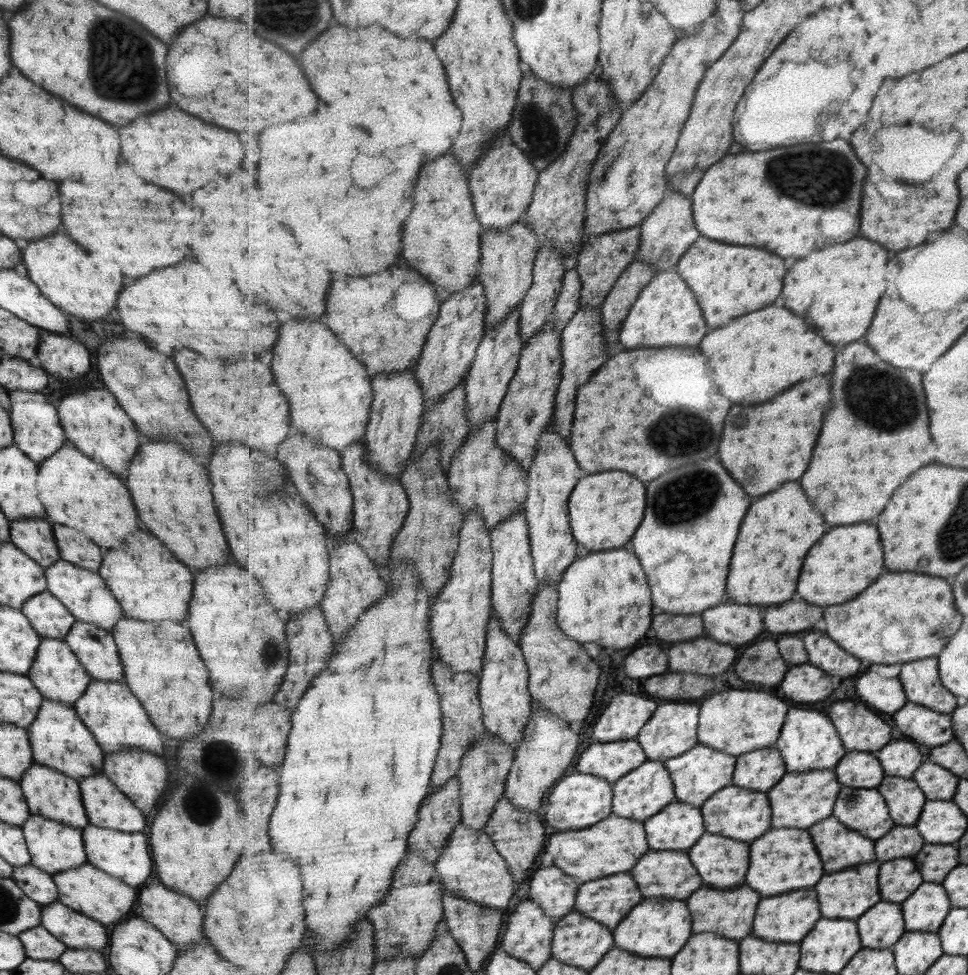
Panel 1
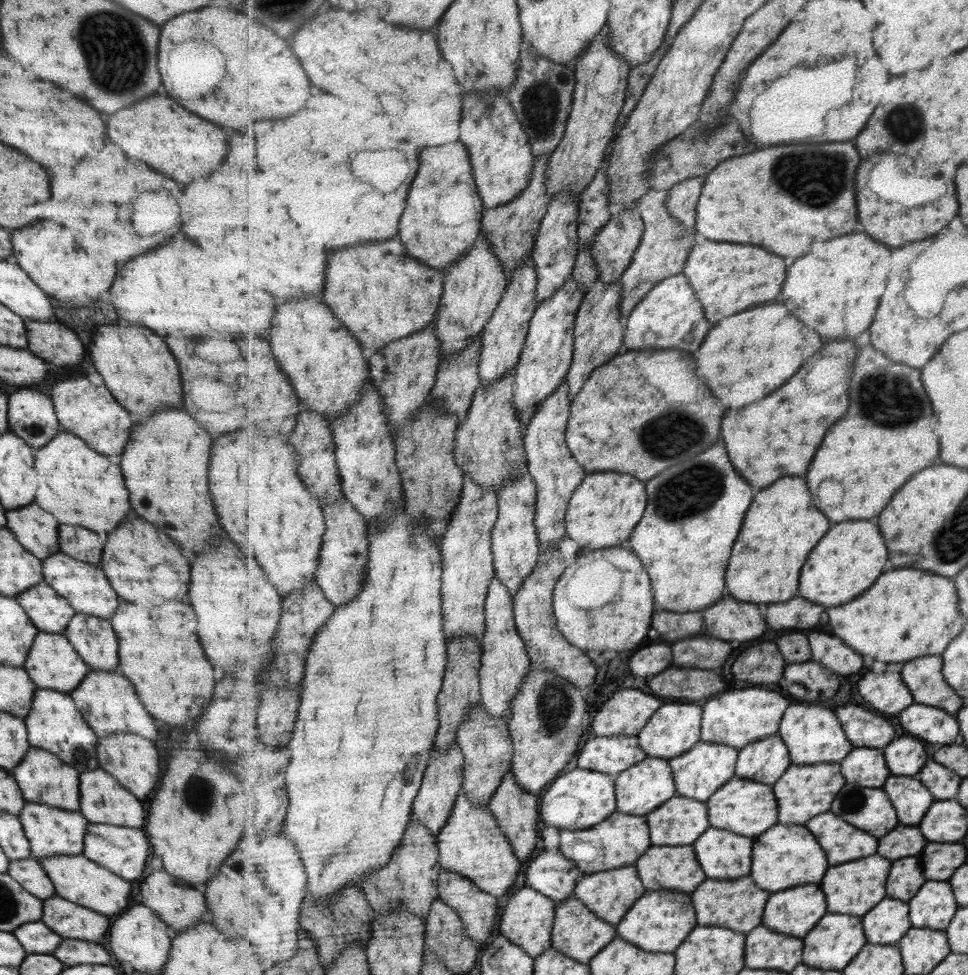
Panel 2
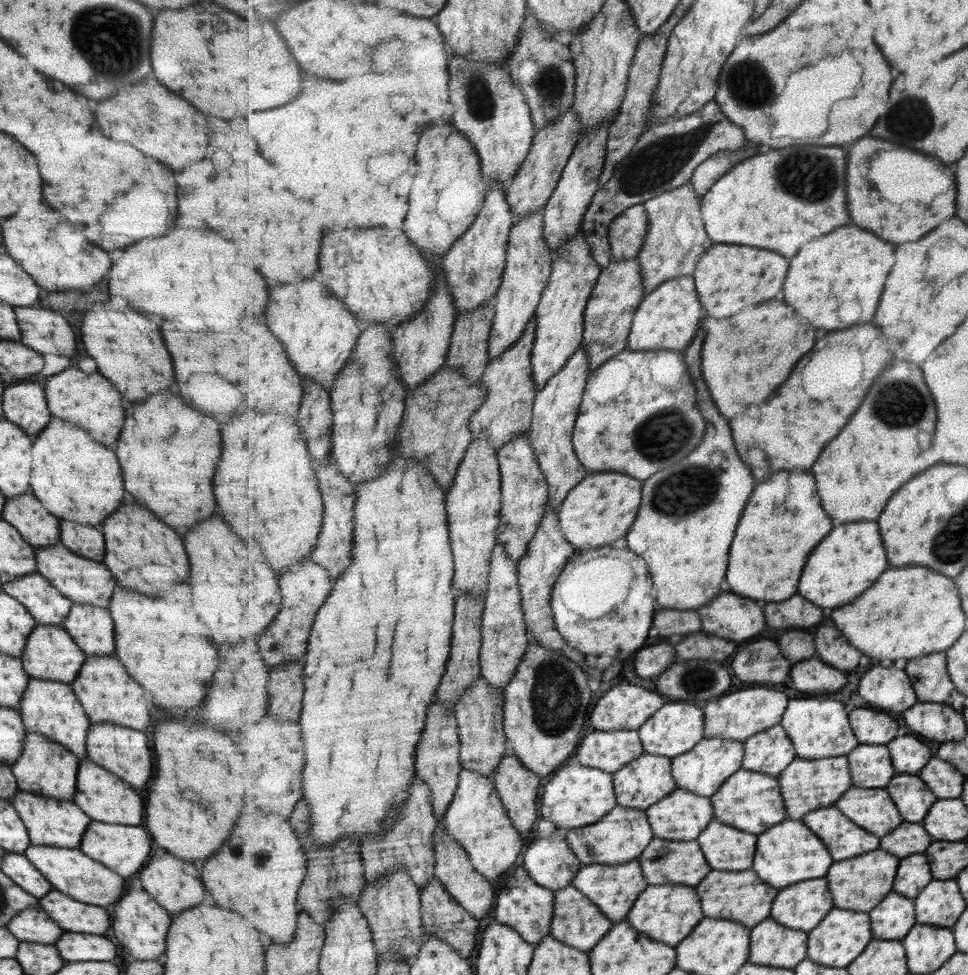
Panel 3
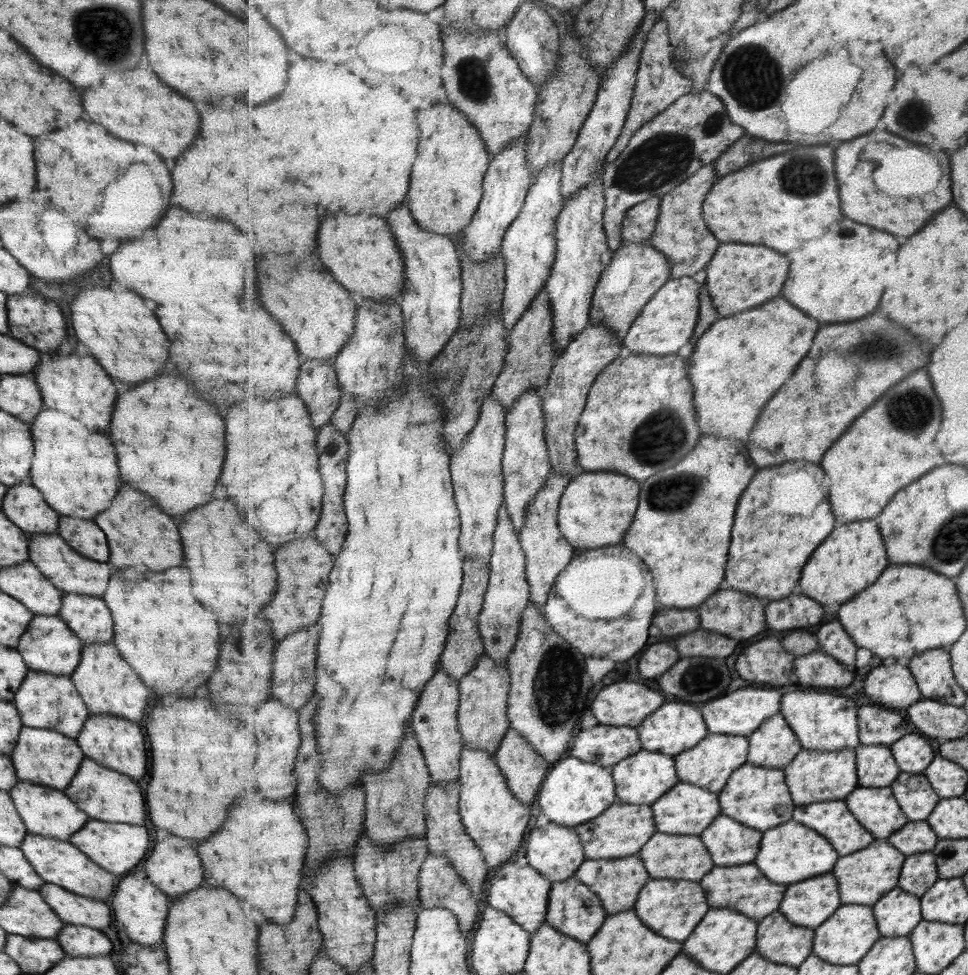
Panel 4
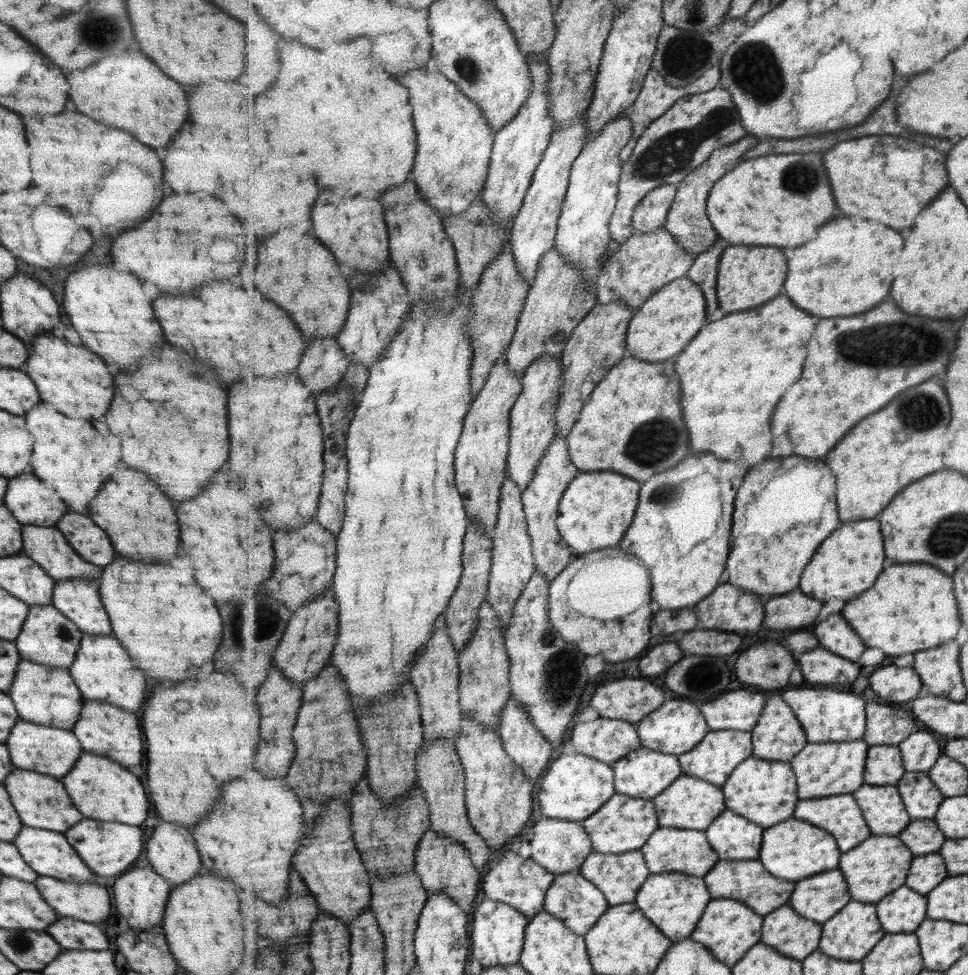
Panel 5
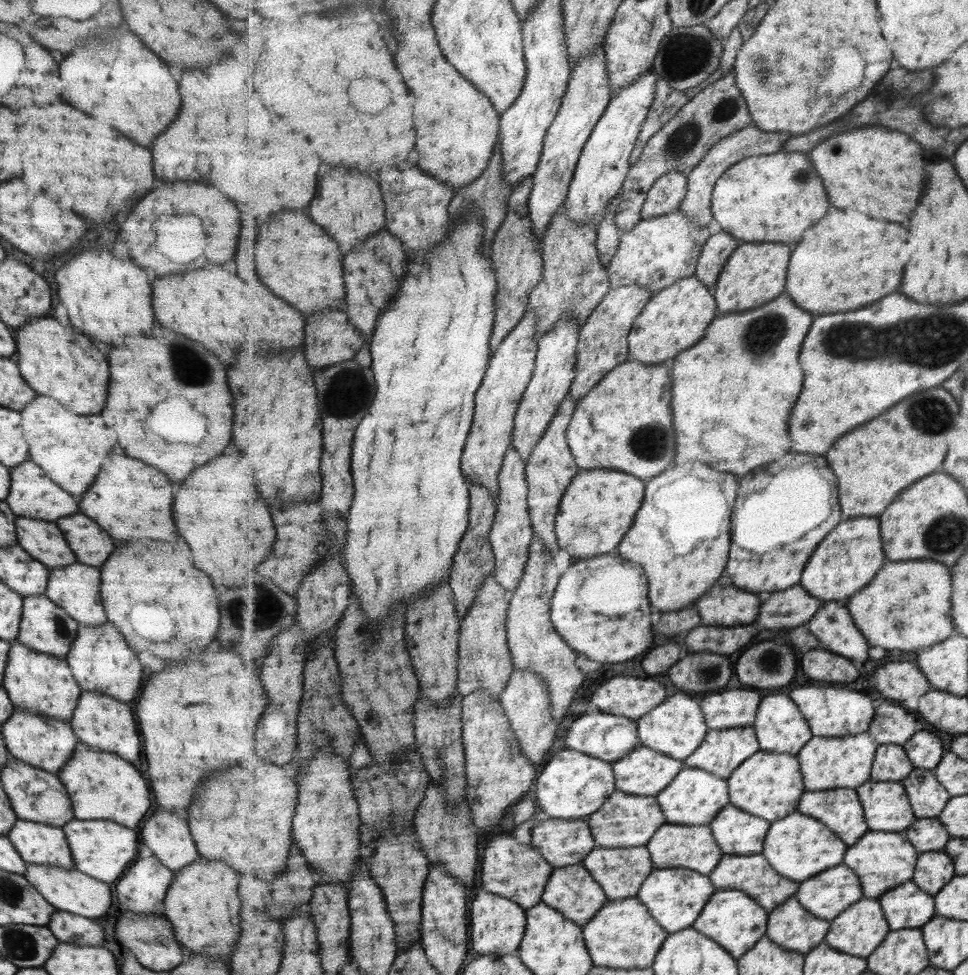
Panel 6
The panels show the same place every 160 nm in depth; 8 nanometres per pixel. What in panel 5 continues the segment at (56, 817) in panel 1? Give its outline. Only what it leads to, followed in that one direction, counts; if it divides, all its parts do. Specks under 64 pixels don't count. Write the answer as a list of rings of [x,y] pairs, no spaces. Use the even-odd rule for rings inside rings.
[[[17,719],[11,734],[5,741],[11,764],[19,770],[39,772],[45,776],[51,776],[55,780],[61,780],[79,758],[82,748],[72,732],[65,732],[61,728],[47,728],[39,724],[31,724],[25,720]]]

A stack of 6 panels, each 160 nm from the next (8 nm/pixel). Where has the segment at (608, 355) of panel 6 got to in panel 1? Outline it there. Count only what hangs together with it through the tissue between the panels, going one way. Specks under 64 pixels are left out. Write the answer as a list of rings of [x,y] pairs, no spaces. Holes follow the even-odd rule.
[[[554,420],[547,426],[547,431],[543,433],[542,438],[538,442],[538,451],[528,471],[528,498],[524,505],[526,508],[526,517],[530,521],[530,537],[532,552],[534,555],[534,567],[537,572],[540,584],[557,584],[563,578],[563,572],[575,562],[573,558],[577,556],[577,542],[573,538],[573,530],[569,526],[569,496],[575,490],[575,486],[579,484],[583,476],[583,470],[579,468],[573,449],[569,446],[564,436],[559,435],[555,431]]]

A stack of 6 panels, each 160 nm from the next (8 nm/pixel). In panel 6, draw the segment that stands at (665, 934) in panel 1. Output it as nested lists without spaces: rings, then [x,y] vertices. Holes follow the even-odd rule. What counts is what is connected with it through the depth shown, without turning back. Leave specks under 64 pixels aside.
[[[667,868],[667,870],[655,870],[647,878],[647,882],[643,884],[639,892],[639,900],[643,900],[647,908],[651,908],[651,914],[655,916],[655,921],[659,922],[659,925],[663,926],[667,932],[675,934],[675,932],[694,927],[715,891],[715,884],[709,875],[703,875],[689,868]]]

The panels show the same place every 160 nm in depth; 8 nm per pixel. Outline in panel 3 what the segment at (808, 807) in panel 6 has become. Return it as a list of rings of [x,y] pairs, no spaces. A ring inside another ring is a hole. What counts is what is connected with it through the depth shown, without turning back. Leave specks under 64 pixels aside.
[[[823,808],[807,814],[803,822],[823,836],[827,848],[831,848],[831,856],[835,860],[847,860],[871,850],[879,848],[879,838],[855,822],[851,822],[839,808]]]

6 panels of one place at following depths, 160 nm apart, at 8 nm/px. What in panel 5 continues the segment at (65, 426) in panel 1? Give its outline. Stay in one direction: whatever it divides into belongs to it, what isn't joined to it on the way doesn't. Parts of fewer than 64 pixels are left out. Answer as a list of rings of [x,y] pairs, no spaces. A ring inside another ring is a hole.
[[[41,334],[33,342],[33,354],[25,362],[25,374],[33,380],[37,394],[43,402],[49,402],[59,414],[71,418],[99,420],[111,402],[113,380],[103,360],[81,346],[71,346],[63,338]]]

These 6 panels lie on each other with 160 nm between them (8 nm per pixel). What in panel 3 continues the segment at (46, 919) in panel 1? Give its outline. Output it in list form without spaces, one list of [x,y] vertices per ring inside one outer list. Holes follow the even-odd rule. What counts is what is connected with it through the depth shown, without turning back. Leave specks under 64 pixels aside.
[[[49,892],[39,900],[43,912],[65,932],[101,936],[109,928],[109,916],[103,908],[79,904],[59,892]]]

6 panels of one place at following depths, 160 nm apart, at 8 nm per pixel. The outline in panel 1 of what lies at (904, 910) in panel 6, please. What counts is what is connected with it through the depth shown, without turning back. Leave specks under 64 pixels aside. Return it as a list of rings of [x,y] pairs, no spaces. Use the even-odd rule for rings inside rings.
[[[881,900],[858,919],[864,948],[891,949],[906,930],[902,903]]]

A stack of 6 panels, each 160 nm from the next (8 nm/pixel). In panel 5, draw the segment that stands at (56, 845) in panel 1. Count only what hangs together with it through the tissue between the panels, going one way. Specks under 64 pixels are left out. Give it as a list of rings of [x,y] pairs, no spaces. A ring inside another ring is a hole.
[[[14,768],[5,777],[2,785],[7,791],[10,803],[22,826],[51,830],[51,832],[65,832],[67,828],[71,828],[71,824],[81,820],[81,814],[71,806],[71,800],[67,798],[63,786],[57,784],[49,776],[41,776],[41,774],[35,774],[29,770]],[[39,798],[41,798],[41,802],[39,802]]]

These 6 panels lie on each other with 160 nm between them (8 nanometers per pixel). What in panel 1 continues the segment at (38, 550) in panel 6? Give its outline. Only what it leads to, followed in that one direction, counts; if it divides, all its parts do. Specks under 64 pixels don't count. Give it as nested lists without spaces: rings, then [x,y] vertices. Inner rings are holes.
[[[59,559],[44,570],[46,591],[54,596],[71,613],[71,616],[74,616],[75,621],[94,624],[110,632],[115,622],[121,620],[121,608],[104,580],[97,574]]]

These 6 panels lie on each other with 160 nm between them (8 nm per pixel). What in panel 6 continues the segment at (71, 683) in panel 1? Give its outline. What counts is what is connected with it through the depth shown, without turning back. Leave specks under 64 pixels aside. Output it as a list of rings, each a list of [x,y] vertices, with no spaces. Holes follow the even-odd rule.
[[[44,594],[22,597],[22,613],[16,641],[23,645],[24,648],[55,658],[65,658],[67,652],[71,649],[71,642],[75,640],[77,627],[78,623],[70,616],[67,616],[67,613],[63,612],[62,608],[55,606]]]

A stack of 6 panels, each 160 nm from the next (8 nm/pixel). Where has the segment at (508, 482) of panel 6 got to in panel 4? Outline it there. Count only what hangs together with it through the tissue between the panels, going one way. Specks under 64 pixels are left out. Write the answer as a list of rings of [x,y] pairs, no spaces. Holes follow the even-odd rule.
[[[501,507],[497,530],[494,532],[494,550],[490,560],[490,586],[486,602],[480,615],[480,628],[486,653],[500,664],[507,665],[507,659],[518,644],[522,618],[530,605],[530,581],[527,574],[526,551],[522,547],[519,532],[511,520],[509,508]]]

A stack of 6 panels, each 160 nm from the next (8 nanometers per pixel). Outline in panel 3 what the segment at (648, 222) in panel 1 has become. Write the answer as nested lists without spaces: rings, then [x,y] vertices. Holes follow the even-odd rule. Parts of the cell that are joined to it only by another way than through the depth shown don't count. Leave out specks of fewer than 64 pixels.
[[[750,141],[750,144],[746,144],[744,148],[740,148],[740,150],[720,152],[718,155],[706,160],[706,163],[699,164],[699,167],[695,169],[693,178],[690,180],[695,192],[698,192],[698,197],[702,199],[703,196],[709,192],[709,188],[711,188],[721,176],[725,176],[735,164],[743,162],[745,158],[755,156],[755,154],[759,152],[757,146],[759,145]]]

